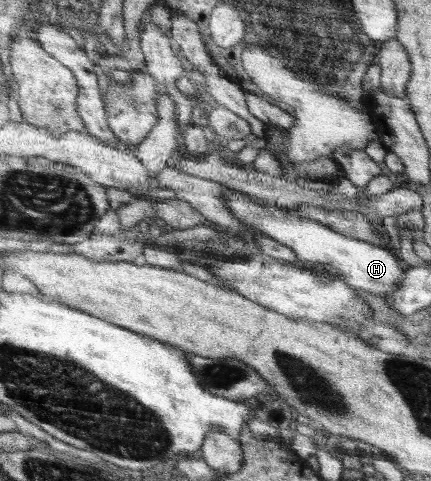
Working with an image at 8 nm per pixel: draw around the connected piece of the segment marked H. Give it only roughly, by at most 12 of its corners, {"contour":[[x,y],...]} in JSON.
{"contour":[[226,193],[234,216],[384,298],[406,266],[389,247]]}

